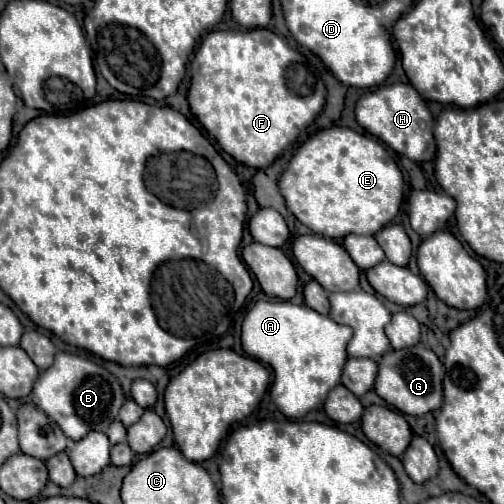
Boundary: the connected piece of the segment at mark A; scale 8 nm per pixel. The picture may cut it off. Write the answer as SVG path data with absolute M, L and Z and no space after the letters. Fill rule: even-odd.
M258 301L242 323L242 349L274 369L270 397L290 419L306 415L340 383L350 337L352 329L348 325L340 325L328 315L290 301Z

